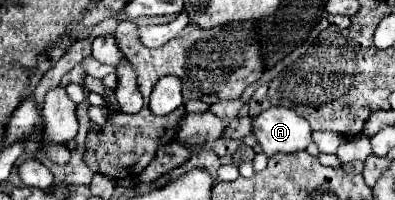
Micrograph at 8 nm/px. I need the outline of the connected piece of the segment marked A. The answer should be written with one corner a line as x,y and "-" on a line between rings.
273,106
255,116
253,132
267,156
295,154
313,142
309,122
283,106

